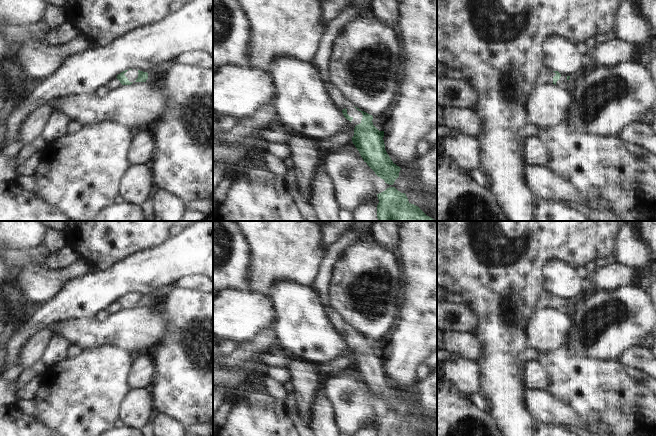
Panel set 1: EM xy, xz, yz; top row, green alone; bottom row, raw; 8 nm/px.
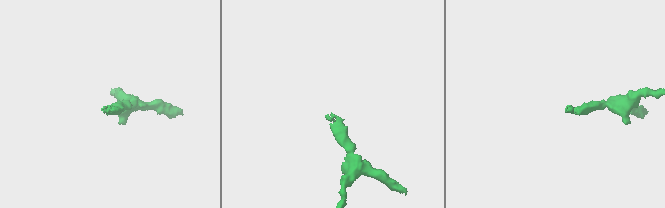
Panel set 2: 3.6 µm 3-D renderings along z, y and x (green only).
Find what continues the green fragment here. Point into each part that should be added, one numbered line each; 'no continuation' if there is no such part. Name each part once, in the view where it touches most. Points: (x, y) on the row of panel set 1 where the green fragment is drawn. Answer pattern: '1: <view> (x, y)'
1: xz (339, 101)

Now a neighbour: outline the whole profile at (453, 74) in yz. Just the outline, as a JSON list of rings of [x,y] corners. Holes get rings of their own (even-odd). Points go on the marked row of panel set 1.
[[[453,68],[448,69],[445,76],[447,76],[448,78],[450,78],[452,80],[463,80],[462,71],[456,70],[456,69],[453,69]]]

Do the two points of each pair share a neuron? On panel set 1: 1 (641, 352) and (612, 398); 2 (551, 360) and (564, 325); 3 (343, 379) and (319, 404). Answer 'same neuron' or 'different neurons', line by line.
1: different neurons
2: different neurons
3: different neurons

